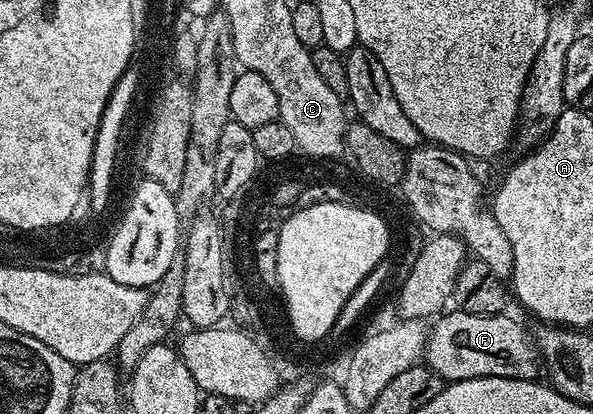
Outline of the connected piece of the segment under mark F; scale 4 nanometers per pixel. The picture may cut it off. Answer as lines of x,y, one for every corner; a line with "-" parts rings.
457,308
451,309
449,312
443,313
437,319
435,326
429,327
426,335
426,349
424,351
425,365
438,373
447,383
459,382
460,380
472,380
473,378
529,378
531,380
537,379
540,374
540,354
536,349
536,342
533,337
526,335
526,330
514,318
509,318
509,313
503,312
501,314
489,314
488,316
476,316
469,314

